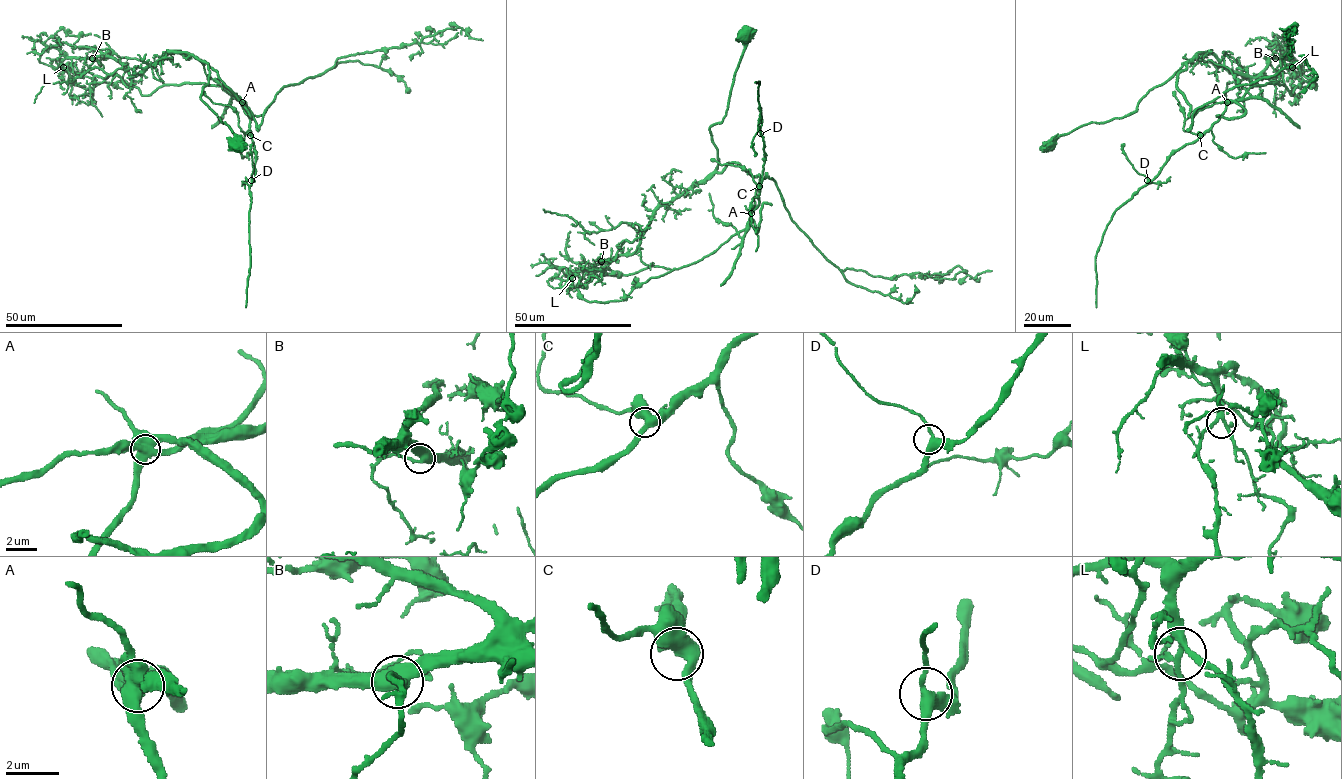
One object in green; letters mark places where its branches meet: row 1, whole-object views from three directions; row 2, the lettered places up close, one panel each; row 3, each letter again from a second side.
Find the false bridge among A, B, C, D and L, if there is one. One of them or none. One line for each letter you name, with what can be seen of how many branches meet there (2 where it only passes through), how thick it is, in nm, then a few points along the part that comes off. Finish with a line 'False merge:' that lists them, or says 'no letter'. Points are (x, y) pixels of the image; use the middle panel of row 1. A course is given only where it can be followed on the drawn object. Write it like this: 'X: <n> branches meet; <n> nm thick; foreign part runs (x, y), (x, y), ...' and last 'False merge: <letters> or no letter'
A: 5 branches meet; 600 nm thick; foreign part runs (751, 213), (759, 204), (765, 157), (764, 141), (758, 128), (759, 81), (755, 82)
False merge: A

